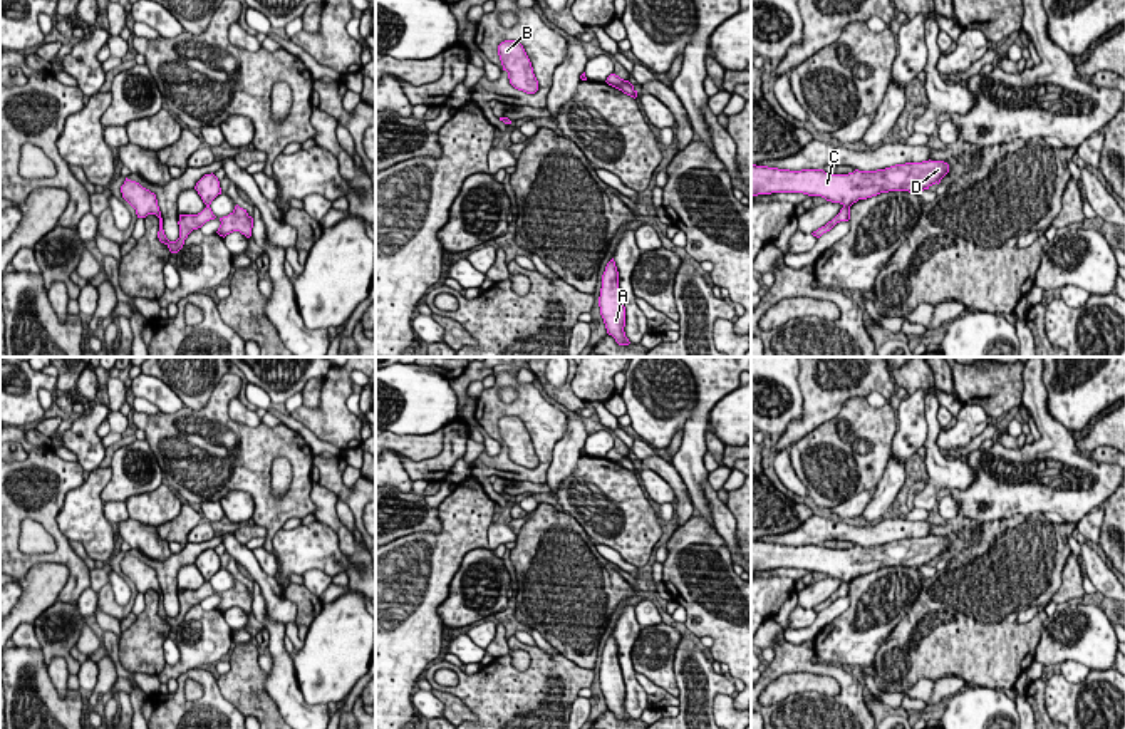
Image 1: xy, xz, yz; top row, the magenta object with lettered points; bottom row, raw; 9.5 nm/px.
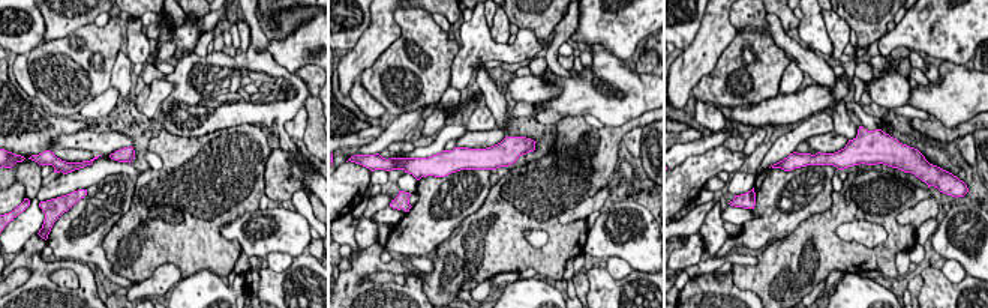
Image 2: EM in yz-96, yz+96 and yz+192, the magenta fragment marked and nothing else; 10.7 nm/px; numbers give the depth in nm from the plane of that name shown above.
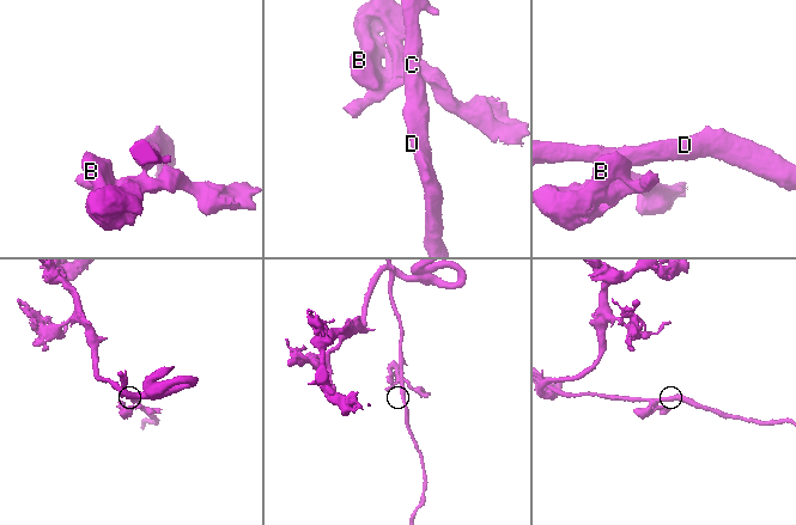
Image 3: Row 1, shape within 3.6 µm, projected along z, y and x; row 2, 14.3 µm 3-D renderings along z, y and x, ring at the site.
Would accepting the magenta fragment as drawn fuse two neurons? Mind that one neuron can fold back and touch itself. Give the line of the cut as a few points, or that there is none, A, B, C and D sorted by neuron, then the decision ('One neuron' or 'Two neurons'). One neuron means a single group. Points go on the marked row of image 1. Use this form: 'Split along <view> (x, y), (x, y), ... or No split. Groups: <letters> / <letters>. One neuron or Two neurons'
Split along yz (844, 205), (849, 208). Groups: A C D / B. Two neurons

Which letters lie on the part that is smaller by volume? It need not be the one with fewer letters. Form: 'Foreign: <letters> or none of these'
Foreign: B

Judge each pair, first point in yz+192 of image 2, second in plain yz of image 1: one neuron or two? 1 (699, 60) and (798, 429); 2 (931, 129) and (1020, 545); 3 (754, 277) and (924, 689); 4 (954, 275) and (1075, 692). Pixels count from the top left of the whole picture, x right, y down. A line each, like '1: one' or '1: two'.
1: one
2: one
3: two
4: two

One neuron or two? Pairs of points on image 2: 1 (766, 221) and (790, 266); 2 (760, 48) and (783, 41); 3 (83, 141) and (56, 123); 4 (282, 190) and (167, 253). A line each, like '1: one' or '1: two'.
1: two
2: two
3: two
4: two

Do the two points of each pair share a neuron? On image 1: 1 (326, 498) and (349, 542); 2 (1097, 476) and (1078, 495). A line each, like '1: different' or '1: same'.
1: same
2: same

